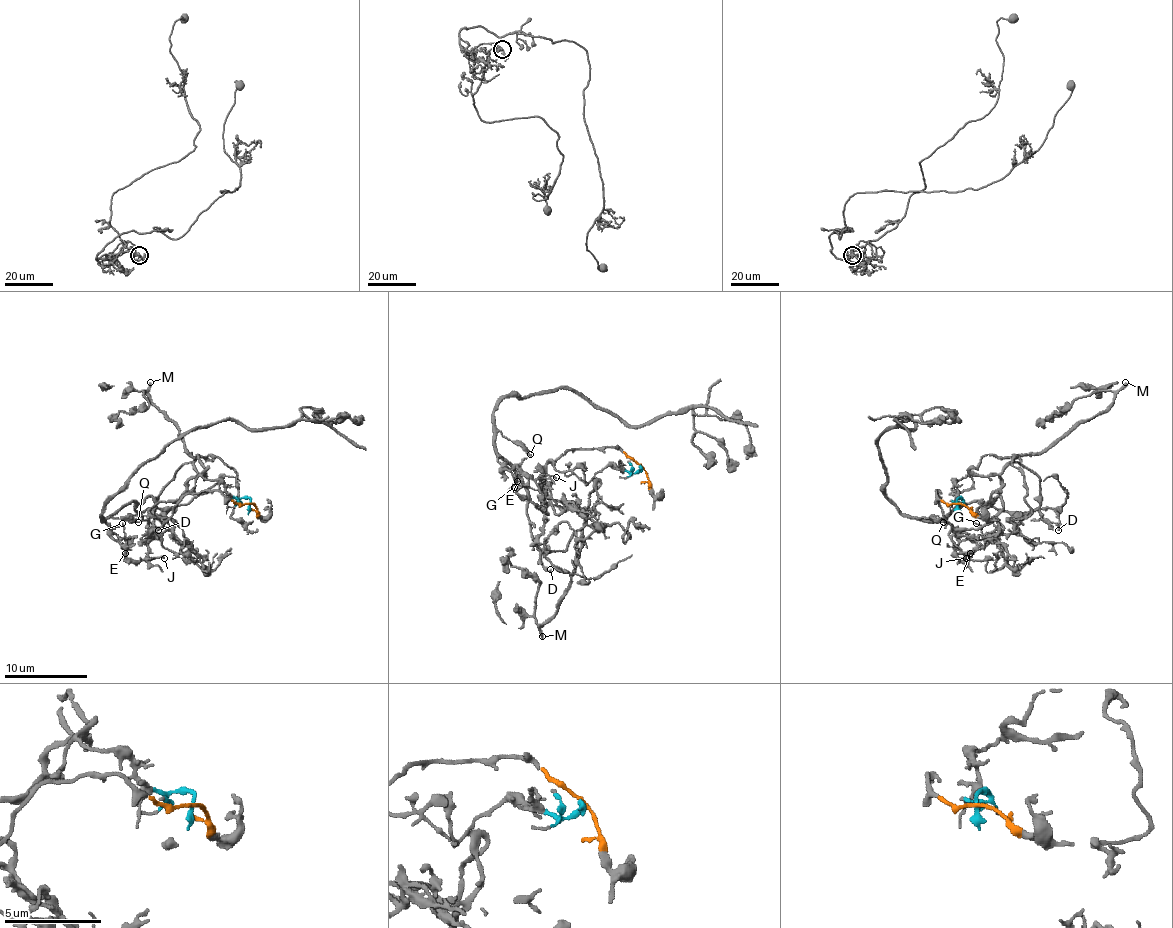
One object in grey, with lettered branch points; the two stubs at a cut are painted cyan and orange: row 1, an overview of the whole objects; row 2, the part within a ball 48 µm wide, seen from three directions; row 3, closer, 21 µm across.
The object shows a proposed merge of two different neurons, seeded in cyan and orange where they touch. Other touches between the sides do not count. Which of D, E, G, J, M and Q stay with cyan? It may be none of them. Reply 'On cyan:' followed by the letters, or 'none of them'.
On cyan: D, M

